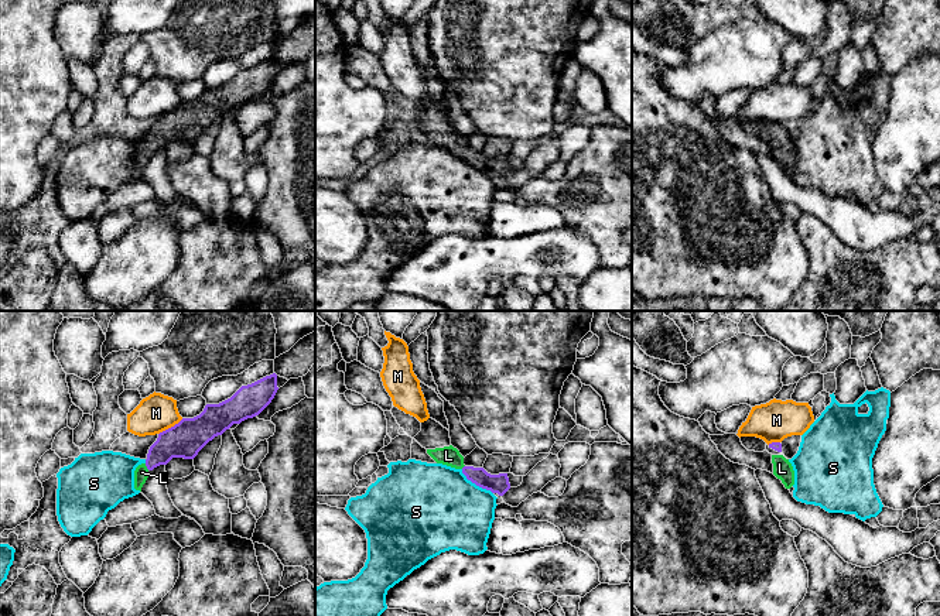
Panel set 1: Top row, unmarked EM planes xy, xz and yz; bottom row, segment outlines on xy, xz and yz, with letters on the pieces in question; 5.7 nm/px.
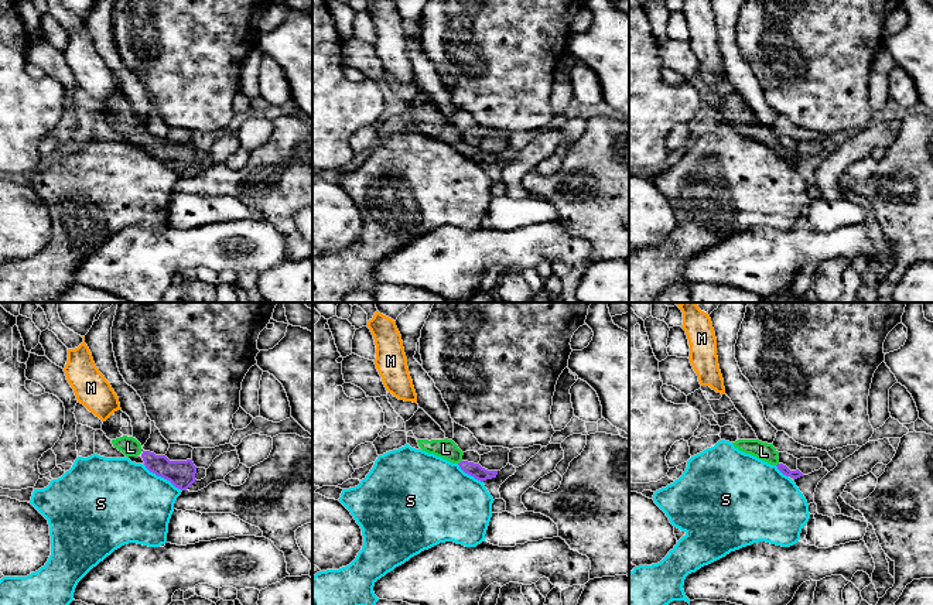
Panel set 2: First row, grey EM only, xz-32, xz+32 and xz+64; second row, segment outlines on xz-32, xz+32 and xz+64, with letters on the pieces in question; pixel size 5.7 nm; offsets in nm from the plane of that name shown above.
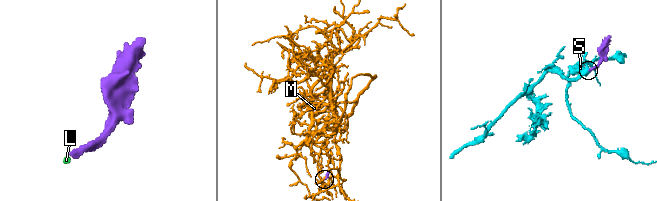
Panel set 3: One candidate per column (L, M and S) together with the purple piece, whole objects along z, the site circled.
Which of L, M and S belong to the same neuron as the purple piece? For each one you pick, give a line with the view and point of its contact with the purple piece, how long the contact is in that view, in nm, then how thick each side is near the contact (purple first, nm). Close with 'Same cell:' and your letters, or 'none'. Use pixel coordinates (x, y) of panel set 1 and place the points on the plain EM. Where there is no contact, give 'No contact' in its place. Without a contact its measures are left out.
L: Touches purple at xy (146, 149). Shared border 50 nm. Thickness 190 nm (purple) against 80 nm
Same cell: L

